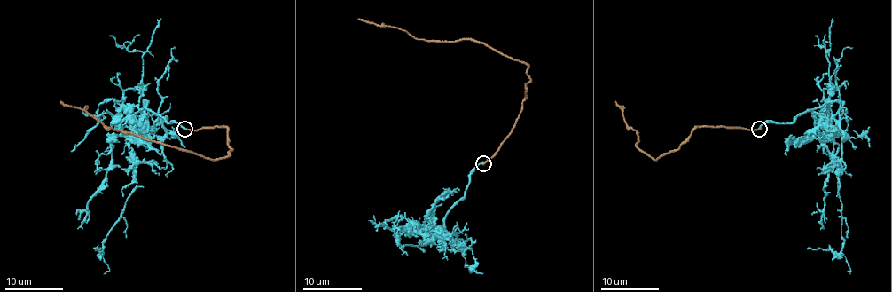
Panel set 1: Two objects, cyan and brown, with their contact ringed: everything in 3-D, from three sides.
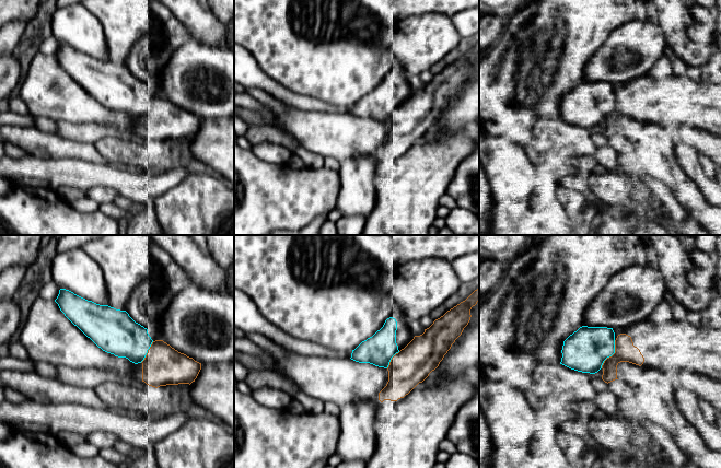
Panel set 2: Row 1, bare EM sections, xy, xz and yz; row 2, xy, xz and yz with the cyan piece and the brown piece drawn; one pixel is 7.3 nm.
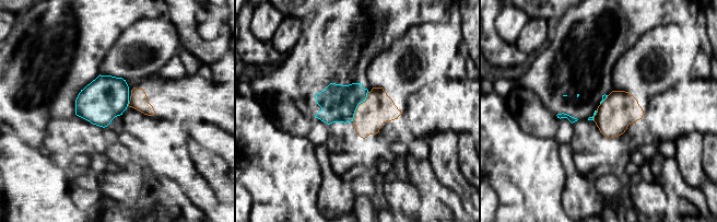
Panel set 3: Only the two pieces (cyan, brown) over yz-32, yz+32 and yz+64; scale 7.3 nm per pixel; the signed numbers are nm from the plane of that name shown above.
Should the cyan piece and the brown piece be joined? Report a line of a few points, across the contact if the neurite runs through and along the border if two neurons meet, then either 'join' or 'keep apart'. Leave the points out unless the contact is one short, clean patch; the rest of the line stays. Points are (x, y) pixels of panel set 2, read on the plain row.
join

